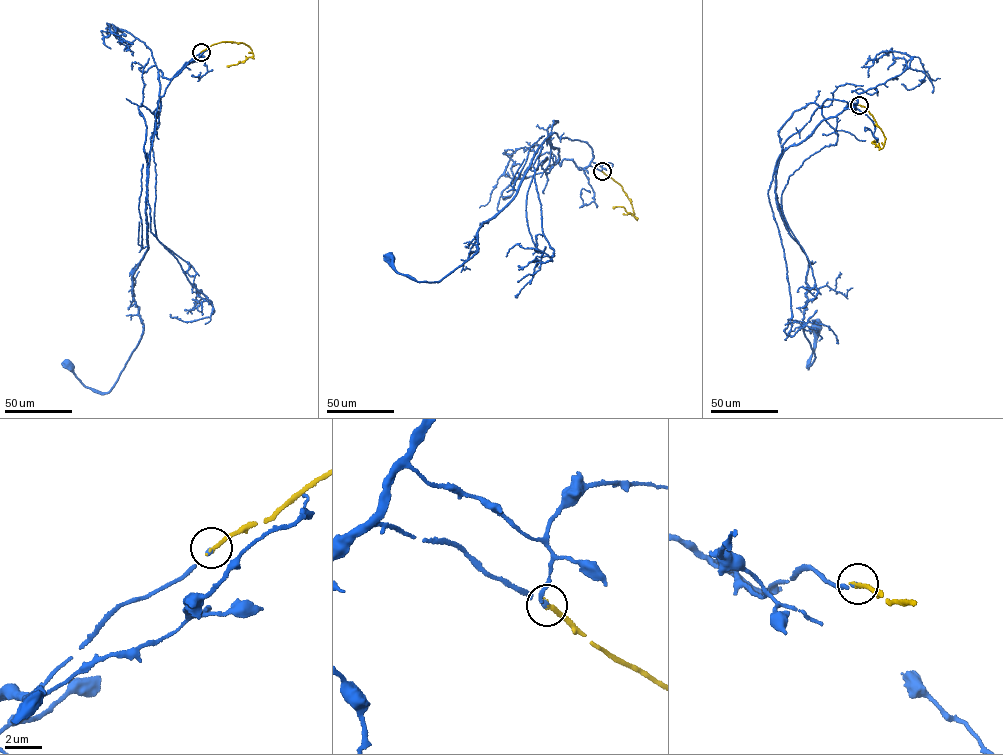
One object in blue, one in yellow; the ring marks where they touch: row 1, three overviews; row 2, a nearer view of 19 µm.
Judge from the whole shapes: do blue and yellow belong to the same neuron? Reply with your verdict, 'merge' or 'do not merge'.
merge

